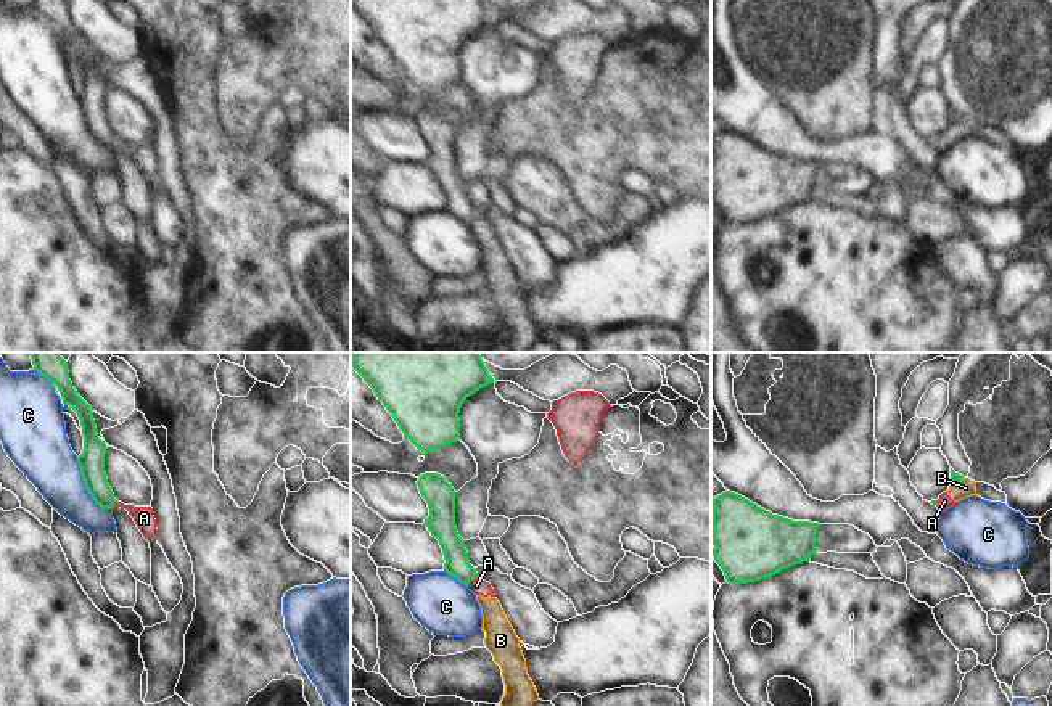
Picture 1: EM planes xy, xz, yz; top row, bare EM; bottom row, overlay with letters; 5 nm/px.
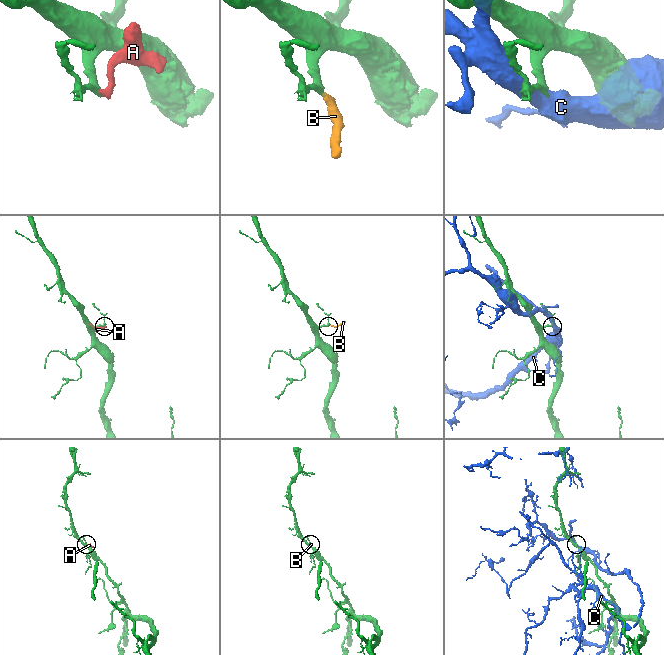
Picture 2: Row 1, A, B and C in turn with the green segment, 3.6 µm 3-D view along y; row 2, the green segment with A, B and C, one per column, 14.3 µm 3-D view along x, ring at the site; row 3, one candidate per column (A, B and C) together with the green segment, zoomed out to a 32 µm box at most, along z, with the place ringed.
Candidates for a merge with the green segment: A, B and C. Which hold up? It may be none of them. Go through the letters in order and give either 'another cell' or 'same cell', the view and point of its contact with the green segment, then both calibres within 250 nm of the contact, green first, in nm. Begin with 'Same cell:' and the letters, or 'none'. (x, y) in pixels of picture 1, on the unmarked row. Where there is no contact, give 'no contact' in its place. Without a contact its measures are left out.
Same cell: none
A: another cell | xz (472, 219) | 120/80 nm
B: another cell | yz (957, 121) | 50/90 nm
C: another cell | xy (86, 127) | 130/260 nm

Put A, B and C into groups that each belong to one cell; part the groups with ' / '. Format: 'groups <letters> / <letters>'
groups A B / C

